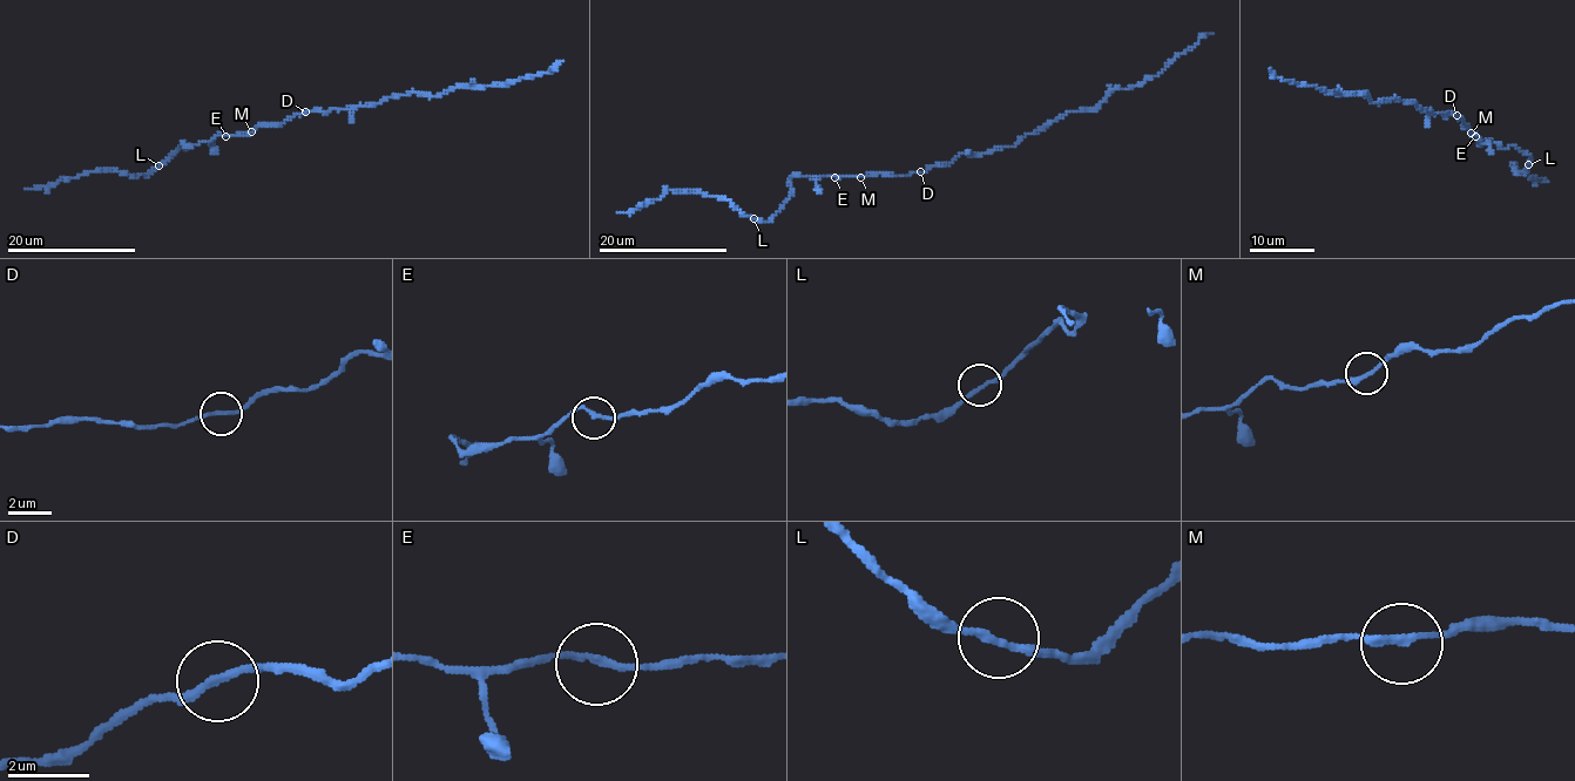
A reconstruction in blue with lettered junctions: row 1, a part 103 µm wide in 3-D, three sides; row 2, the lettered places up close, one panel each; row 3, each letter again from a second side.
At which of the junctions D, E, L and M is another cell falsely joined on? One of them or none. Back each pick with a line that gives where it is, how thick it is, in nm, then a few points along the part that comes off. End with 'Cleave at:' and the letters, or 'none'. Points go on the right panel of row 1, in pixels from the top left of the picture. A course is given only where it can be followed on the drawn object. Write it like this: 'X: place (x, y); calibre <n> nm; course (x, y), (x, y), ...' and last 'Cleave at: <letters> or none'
Cleave at: none

